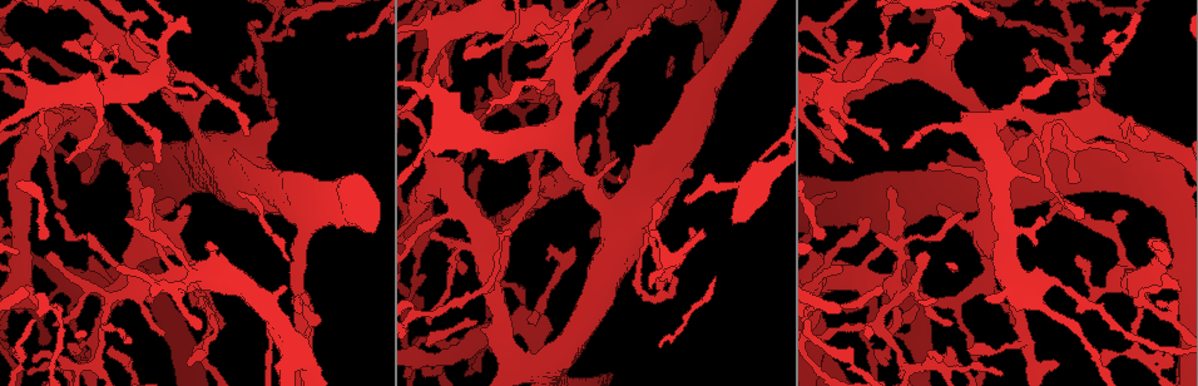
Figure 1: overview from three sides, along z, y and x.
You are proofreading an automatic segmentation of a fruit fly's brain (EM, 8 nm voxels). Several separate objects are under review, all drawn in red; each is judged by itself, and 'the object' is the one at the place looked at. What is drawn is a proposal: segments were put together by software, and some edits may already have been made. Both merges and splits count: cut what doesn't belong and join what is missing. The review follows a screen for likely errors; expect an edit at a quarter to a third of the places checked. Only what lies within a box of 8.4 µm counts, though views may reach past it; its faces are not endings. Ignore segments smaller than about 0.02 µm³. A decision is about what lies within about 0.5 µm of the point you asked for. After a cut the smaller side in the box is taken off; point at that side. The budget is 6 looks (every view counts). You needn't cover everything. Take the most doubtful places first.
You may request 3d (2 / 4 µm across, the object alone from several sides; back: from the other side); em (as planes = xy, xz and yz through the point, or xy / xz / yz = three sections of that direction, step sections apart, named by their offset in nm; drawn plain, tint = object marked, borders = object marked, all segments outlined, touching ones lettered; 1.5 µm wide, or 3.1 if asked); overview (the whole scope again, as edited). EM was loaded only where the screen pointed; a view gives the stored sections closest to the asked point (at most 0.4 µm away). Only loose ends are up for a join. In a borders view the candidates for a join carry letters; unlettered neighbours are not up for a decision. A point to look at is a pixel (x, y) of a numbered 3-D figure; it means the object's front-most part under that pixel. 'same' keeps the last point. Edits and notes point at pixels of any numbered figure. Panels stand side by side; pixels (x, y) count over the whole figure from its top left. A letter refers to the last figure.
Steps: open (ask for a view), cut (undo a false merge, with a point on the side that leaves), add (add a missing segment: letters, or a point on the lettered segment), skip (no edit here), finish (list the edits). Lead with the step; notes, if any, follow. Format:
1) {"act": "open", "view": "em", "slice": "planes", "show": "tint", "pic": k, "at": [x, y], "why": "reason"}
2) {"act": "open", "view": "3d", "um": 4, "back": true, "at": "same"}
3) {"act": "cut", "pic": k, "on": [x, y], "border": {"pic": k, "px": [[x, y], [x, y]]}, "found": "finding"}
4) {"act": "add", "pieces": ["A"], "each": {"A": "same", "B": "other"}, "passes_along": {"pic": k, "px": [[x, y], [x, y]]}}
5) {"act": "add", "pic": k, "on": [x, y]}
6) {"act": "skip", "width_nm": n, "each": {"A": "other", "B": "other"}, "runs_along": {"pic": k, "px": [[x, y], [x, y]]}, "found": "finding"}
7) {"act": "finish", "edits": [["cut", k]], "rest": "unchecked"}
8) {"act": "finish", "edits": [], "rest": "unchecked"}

{"act": "open", "view": "3d", "um": 2, "pic": 1, "at": [1000, 23], "why": "free end"}

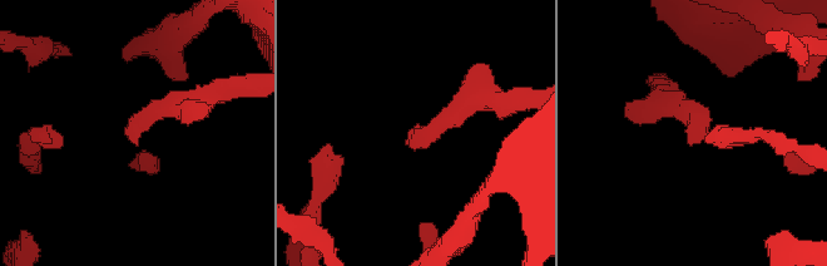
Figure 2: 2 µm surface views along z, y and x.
{"act": "open", "view": "em", "slice": "yz", "step": 8, "show": "borders", "pic": 2, "at": [700, 135], "why": "shape alone is not enough"}

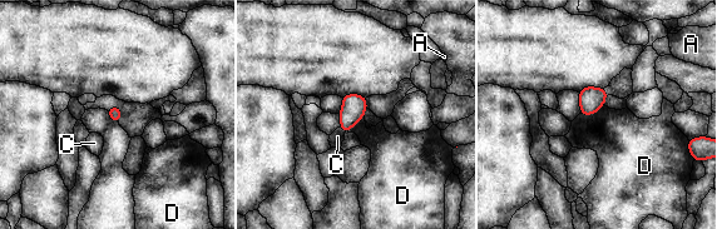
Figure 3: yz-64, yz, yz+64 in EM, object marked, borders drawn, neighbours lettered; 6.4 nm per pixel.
{"act": "add", "pic": 3, "on": [337, 137], "each": {"A": "other", "C": "same", "D": "other"}, "passes_along": {"pic": 3, "px": [[354, 106], [342, 129], [337, 137]]}, "found": "the neuron continues"}

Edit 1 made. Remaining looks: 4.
{"act": "open", "view": "overview"}

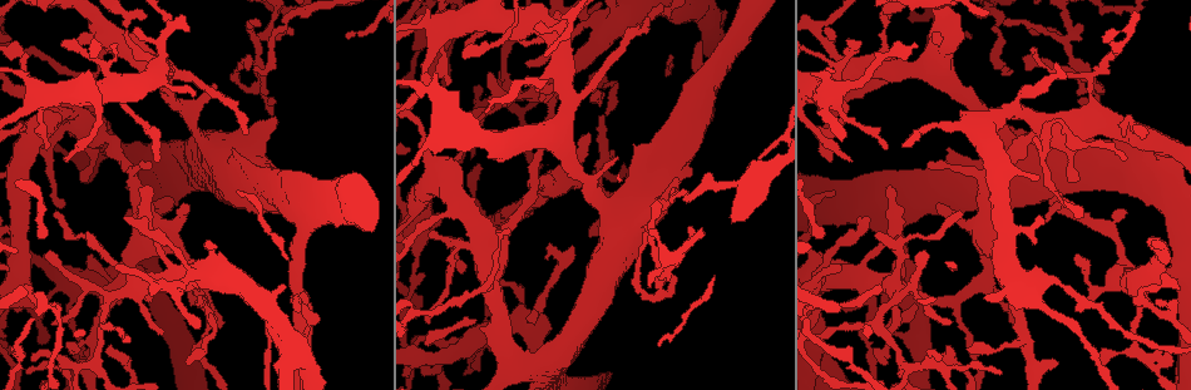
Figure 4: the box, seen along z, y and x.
{"act": "open", "view": "3d", "um": 4, "back": true, "pic": 4, "at": [890, 328], "why": "branch stops here"}

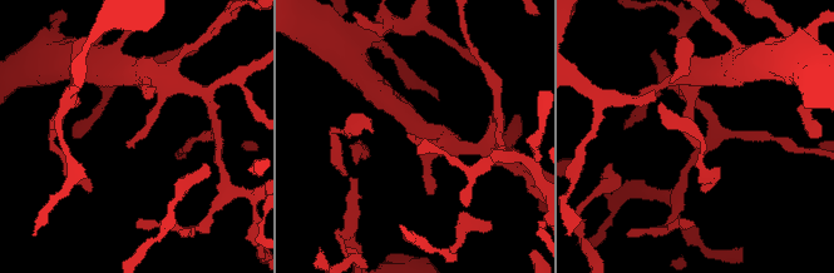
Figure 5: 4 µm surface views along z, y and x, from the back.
{"act": "open", "view": "em", "slice": "planes", "show": "borders", "pic": 5, "at": [128, 141], "why": "shape alone is not enough"}

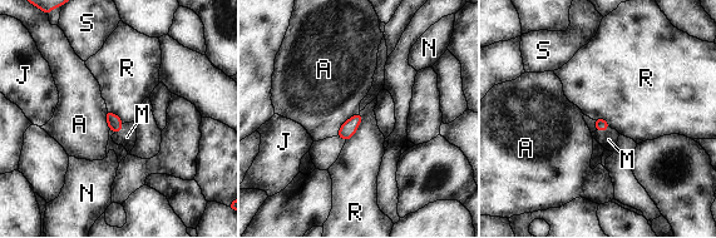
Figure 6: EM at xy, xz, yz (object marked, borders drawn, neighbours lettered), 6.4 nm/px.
{"act": "add", "pic": 6, "on": [127, 137], "each": {"A": "other", "J": "other", "M": "same", "N": "other", "R": "other", "S": "other"}, "passes_along": {"pic": 6, "px": [[114, 123], [121, 129], [127, 137]]}, "found": "it goes on there"}

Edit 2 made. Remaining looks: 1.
{"act": "finish", "edits": [["add", 3], ["add", 6]], "rest": "unchecked"}

